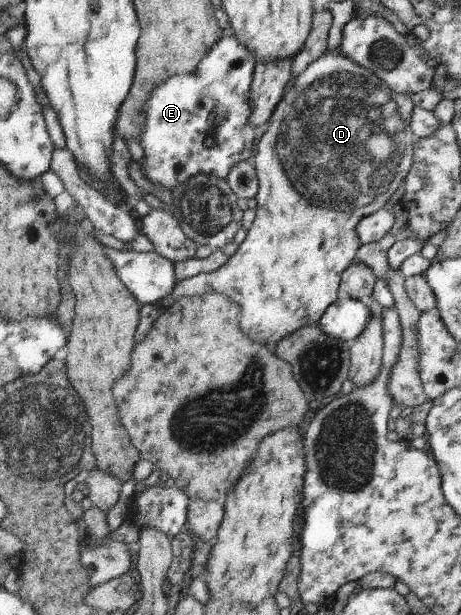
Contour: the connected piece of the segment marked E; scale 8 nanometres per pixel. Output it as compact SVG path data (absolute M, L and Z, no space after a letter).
M228 30L225 37L221 37L219 43L213 43L213 47L209 49L209 59L205 61L205 65L200 62L200 65L197 65L197 68L193 73L188 75L175 75L169 83L165 85L159 85L157 93L151 95L151 99L147 101L147 107L145 107L145 112L142 116L147 118L147 123L145 123L145 133L141 135L141 144L143 149L143 171L145 176L155 184L161 184L166 189L173 190L176 186L179 186L181 183L185 183L189 177L194 175L213 175L217 179L227 179L227 173L239 163L239 161L249 161L253 159L254 154L256 153L256 146L253 143L255 139L255 125L251 125L253 107L252 107L252 85L253 77L256 73L256 64L257 59L253 57L253 53L249 51L247 45L241 45L241 41L233 35L232 30Z

